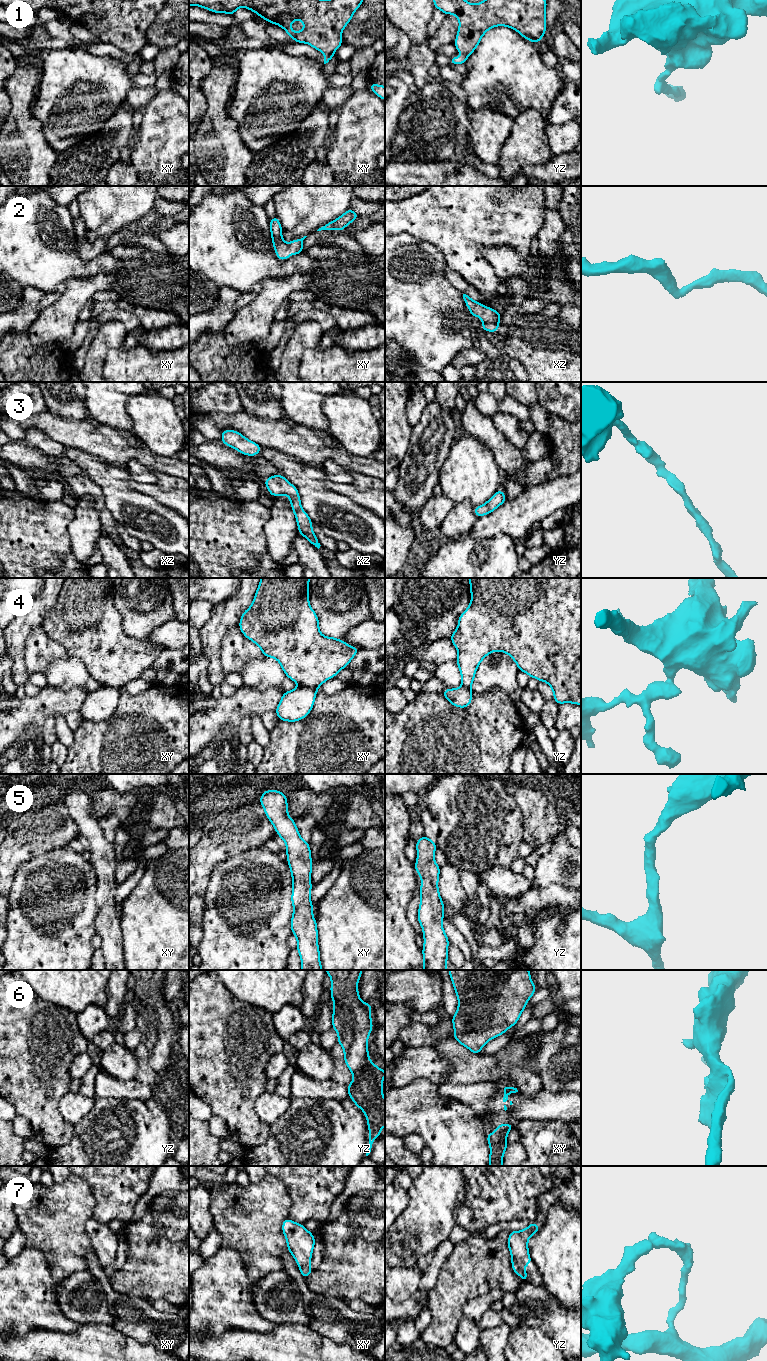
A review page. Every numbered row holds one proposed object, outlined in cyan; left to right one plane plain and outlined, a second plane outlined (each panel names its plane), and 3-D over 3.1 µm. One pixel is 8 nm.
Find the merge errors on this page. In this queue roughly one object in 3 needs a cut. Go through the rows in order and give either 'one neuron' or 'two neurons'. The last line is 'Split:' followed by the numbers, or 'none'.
1: two neurons
2: one neuron
3: one neuron
4: two neurons
5: one neuron
6: one neuron
7: one neuron
Split: 1, 4

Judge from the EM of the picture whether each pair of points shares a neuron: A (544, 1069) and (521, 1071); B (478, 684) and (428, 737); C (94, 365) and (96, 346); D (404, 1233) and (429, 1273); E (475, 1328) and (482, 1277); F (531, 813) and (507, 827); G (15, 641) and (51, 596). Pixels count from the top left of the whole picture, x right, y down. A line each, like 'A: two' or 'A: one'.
A: two
B: two
C: one
D: two
E: two
F: two
G: one

